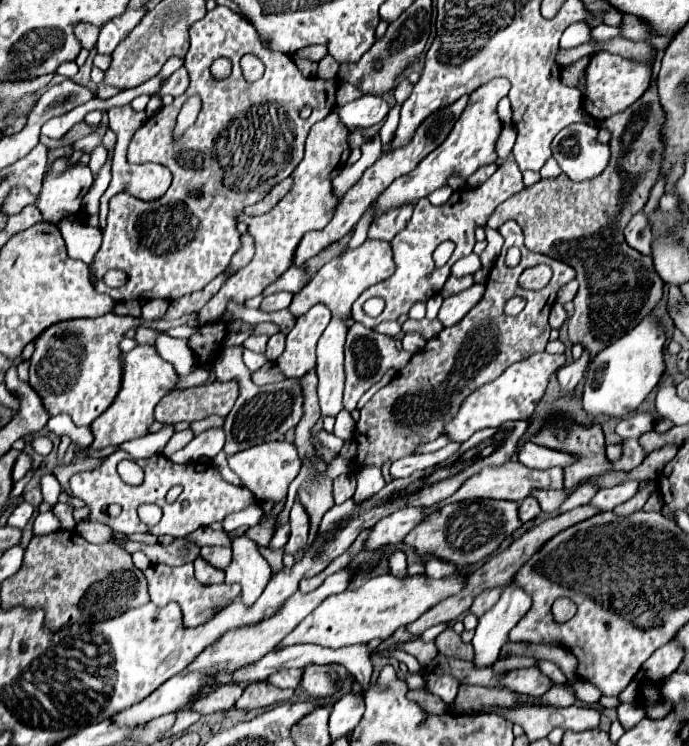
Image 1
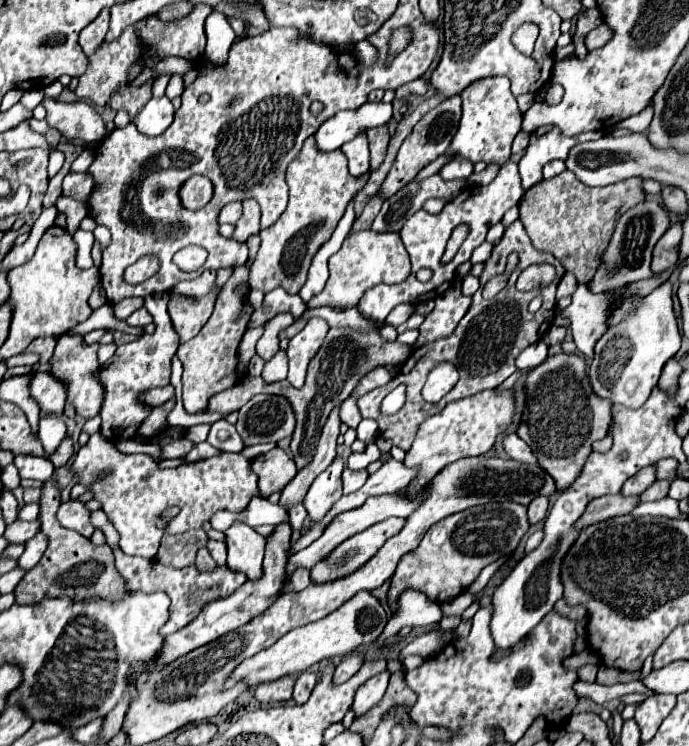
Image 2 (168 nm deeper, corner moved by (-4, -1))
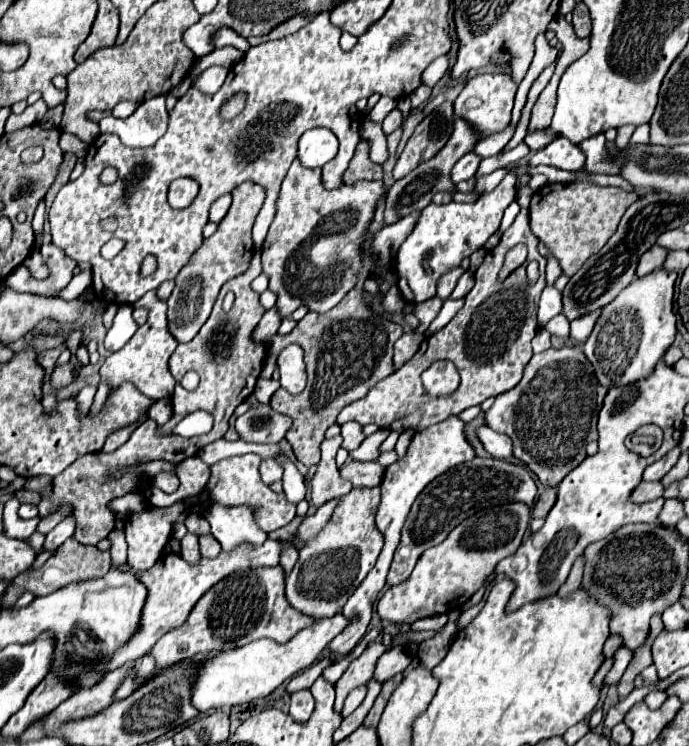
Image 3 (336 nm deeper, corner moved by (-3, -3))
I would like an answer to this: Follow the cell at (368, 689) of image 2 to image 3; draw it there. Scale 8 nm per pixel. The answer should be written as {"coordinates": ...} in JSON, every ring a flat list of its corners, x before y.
{"coordinates":[[394,647,390,649,388,653,384,653,376,665,376,673,374,673,374,679,378,681,386,681,390,679,392,675,396,673,402,673,410,663,412,663,412,657,414,653,408,653,406,649,402,647]]}

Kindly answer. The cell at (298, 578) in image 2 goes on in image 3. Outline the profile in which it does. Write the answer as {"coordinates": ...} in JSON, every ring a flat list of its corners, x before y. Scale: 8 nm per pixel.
{"coordinates":[[282,545,282,553,280,553,280,565,282,565,282,569,284,571,288,571,288,569,292,569,292,565,296,565,296,557,298,557,298,553,296,553,296,549,292,547,292,545]]}

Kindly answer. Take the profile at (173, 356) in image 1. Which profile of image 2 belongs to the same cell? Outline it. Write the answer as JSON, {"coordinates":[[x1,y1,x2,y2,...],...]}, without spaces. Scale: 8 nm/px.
{"coordinates":[[105,304,93,311,91,316,83,323,73,327,68,334,79,333,85,335,93,330,108,328,118,330,123,333,141,336,144,334,143,327,131,327,125,320,117,319,113,312,113,305]]}

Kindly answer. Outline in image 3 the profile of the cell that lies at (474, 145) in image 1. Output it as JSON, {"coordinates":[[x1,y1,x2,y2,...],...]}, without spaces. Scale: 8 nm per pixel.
{"coordinates":[[486,73,486,75,478,75,472,77,466,87,462,89,462,93,458,95,458,99,454,101,454,113,458,117,464,117,466,121,472,123,472,127,482,135,482,137,490,137,492,133,502,131,504,127,508,127,510,123,510,111,514,105,514,95,516,95,518,85,514,83,514,79,506,73]]}

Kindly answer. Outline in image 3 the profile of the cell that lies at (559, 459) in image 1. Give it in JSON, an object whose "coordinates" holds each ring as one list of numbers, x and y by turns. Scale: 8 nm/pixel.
{"coordinates":[[482,425,476,431,480,443,484,445,484,449,488,451,488,455,492,455,494,459,506,459,512,457,512,439,508,435,496,433,492,429,488,429,486,425]]}

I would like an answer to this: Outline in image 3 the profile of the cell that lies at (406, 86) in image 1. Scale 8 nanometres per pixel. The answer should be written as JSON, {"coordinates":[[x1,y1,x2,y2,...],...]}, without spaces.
{"coordinates":[[397,108,392,110,384,119,382,128,386,136,400,127,402,124,403,115]]}

